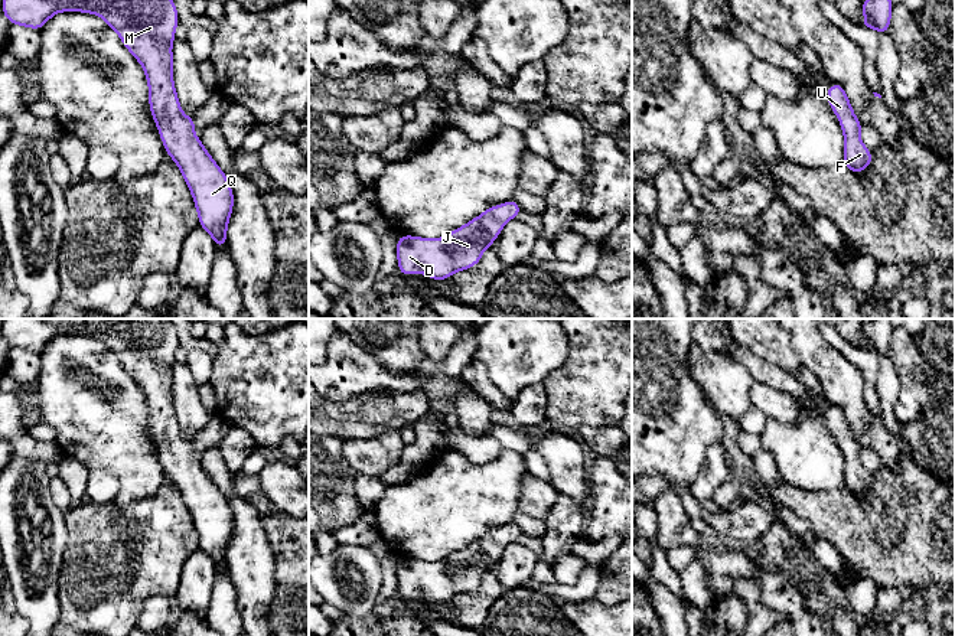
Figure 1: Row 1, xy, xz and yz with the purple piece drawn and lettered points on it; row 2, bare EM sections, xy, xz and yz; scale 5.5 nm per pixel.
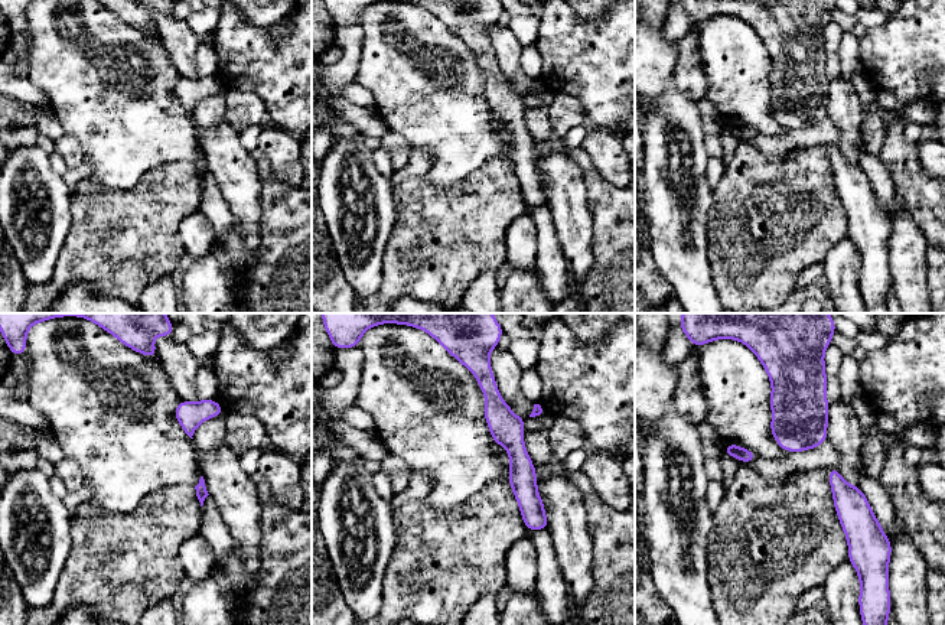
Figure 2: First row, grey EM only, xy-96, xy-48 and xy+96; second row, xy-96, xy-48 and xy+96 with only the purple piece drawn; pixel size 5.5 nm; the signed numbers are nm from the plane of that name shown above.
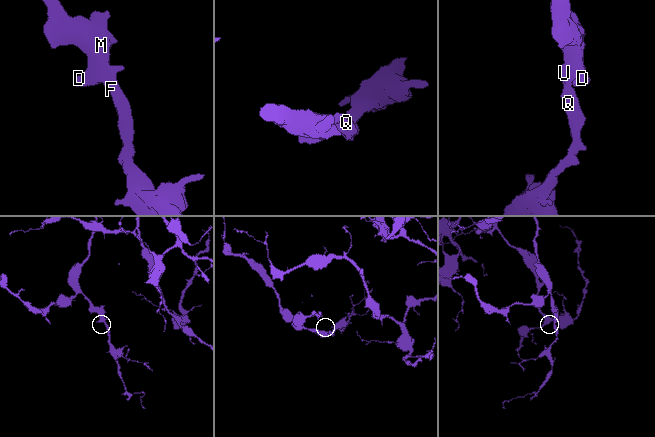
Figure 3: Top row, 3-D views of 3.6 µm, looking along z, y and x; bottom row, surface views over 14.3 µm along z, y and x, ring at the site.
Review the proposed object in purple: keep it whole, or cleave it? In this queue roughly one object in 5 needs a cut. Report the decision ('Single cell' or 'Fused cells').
Single cell

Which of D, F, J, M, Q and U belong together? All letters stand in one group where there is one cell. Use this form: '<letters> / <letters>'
D F J M Q U

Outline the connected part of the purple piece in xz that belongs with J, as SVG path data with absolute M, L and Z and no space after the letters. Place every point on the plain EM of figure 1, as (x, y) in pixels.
M515 522L488 531L466 548L436 562L400 558L397 564L398 596L421 596L433 603L446 603L460 593L467 593L482 581L486 571L501 558L503 548L515 542L521 529Z

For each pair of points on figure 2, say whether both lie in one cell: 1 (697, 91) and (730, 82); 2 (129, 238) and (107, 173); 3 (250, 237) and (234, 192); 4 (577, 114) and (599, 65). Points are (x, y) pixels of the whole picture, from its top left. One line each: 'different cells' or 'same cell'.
1: different cells
2: different cells
3: same cell
4: different cells

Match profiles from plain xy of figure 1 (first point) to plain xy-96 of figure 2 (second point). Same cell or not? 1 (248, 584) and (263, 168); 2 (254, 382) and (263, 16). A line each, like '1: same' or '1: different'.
1: different
2: different

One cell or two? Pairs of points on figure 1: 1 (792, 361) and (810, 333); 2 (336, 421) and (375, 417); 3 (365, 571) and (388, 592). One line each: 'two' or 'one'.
1: two
2: one
3: two

